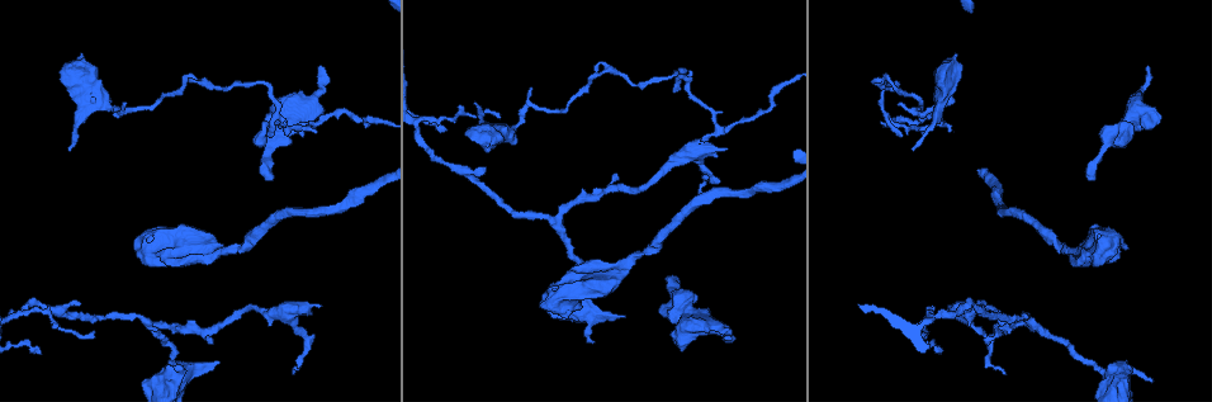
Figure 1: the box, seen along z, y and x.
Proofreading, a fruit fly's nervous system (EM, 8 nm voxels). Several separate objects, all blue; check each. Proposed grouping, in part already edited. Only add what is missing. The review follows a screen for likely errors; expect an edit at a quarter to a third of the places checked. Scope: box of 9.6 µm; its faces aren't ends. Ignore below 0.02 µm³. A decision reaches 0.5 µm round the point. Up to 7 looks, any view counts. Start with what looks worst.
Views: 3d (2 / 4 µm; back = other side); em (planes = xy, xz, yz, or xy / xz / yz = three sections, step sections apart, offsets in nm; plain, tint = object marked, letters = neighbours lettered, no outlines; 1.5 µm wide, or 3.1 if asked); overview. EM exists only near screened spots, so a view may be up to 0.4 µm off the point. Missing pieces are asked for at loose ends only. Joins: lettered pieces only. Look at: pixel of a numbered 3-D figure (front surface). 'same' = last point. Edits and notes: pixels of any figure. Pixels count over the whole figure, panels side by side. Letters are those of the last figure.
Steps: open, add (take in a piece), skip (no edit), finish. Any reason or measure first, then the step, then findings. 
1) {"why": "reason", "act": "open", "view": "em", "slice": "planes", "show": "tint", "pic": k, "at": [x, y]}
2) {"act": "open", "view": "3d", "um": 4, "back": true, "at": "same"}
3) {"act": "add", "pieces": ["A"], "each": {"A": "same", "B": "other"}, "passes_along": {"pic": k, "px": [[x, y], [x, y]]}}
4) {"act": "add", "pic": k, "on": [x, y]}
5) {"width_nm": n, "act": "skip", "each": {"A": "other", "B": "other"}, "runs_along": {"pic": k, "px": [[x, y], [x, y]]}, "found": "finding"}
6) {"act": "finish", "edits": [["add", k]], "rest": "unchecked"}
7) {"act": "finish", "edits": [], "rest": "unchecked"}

{"why": "an open end", "act": "open", "view": "em", "slice": "planes", "show": "plain", "pic": 1, "at": [675, 283]}

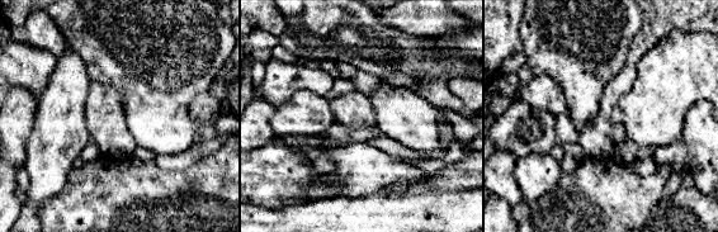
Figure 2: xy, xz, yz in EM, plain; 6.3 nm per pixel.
{"act": "open", "view": "em", "slice": "planes", "show": "letters", "at": "same"}

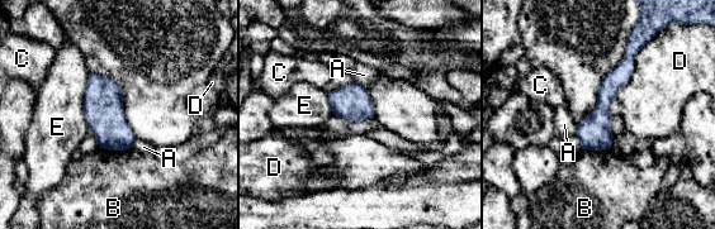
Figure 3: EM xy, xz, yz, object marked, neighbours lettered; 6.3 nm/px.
{"longest_contact_nm": ["D", 440], "act": "skip", "each": {"A": "other", "B": "other", "C": "other", "D": "other", "E": "other"}, "runs_along": {"pic": 3, "px": [[630, 42], [585, 146]]}, "found": "none of them fits"}

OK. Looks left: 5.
{"why": "free end", "act": "open", "view": "em", "slice": "planes", "show": "letters", "pic": 1, "at": [321, 66]}

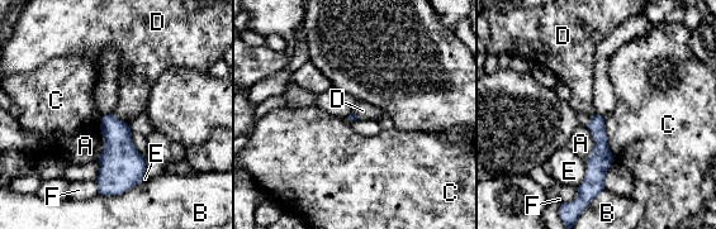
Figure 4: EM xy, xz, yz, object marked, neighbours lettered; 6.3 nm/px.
{"act": "skip", "each": {"A": "other", "B": "other", "C": "other", "D": "other", "E": "other", "F": "other"}, "border": {"pic": 4, "px": [[110, 114], [127, 123]]}, "found": "none of them fits"}

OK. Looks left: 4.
{"why": "free end", "act": "open", "view": "em", "slice": "planes", "show": "letters", "pic": 1, "at": [218, 361]}

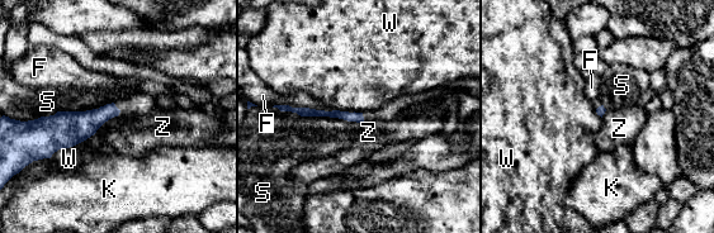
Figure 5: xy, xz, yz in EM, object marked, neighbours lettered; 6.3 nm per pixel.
{"act": "skip", "each": {"F": "other", "K": "other", "S": "other", "W": "other", "Z": "other"}, "runs_along": {"pic": 5, "px": [[284, 108], [360, 119]]}, "found": "no lettered piece goes on from it"}

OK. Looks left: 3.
{"act": "finish", "edits": [], "rest": "unchecked"}

